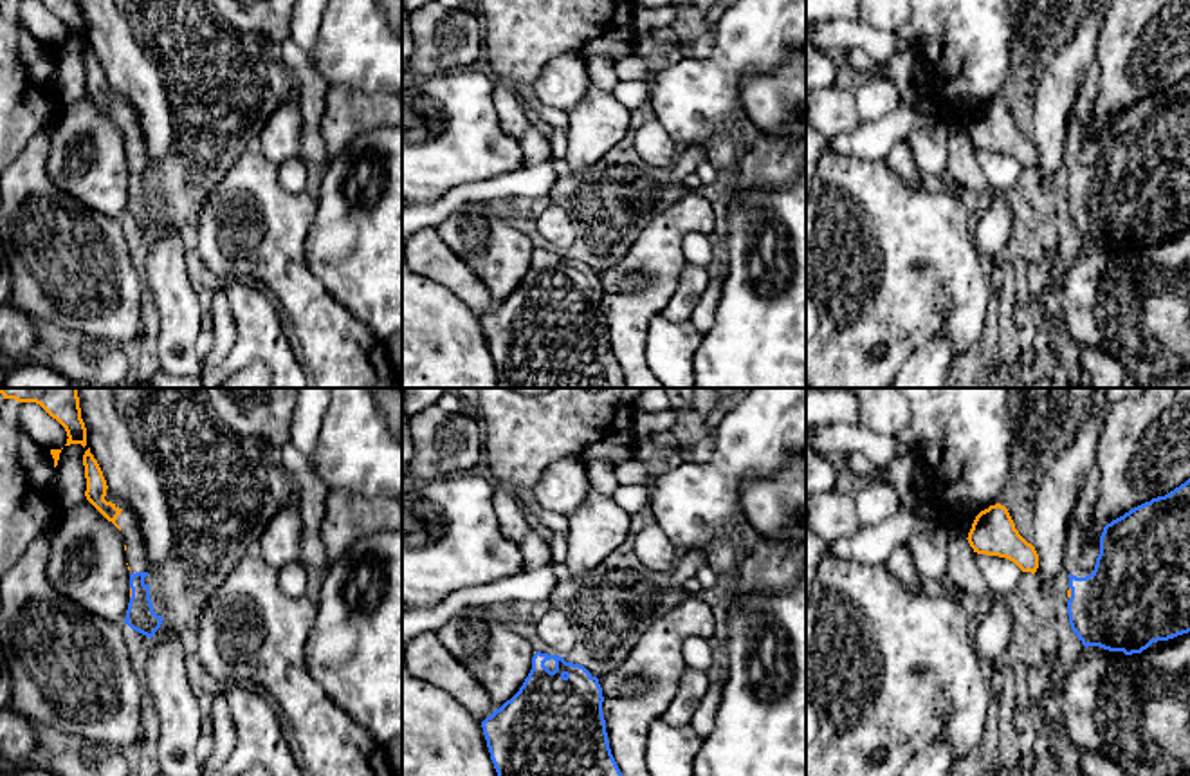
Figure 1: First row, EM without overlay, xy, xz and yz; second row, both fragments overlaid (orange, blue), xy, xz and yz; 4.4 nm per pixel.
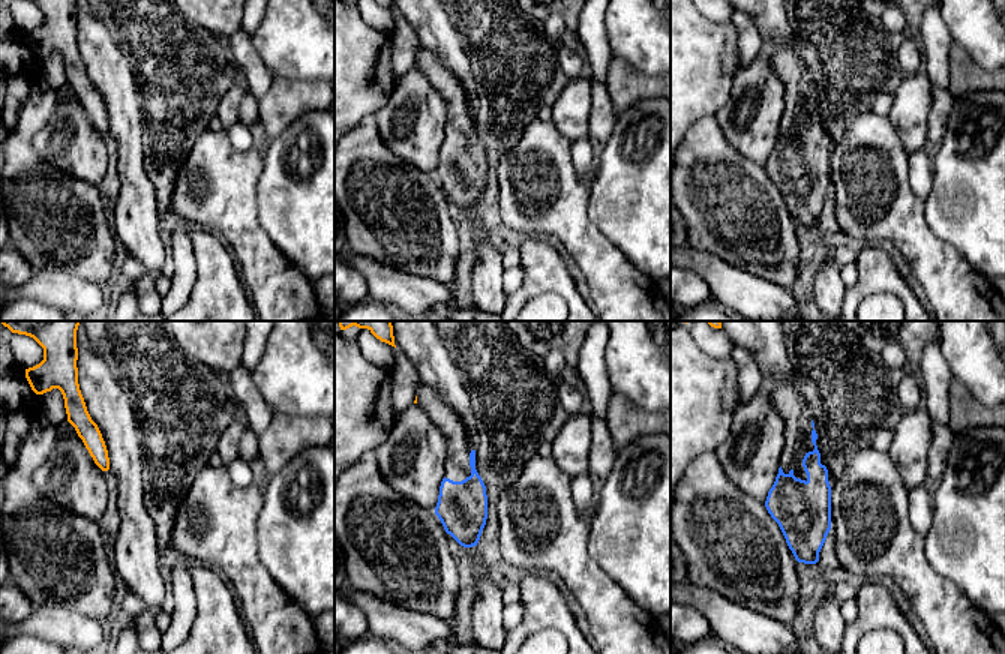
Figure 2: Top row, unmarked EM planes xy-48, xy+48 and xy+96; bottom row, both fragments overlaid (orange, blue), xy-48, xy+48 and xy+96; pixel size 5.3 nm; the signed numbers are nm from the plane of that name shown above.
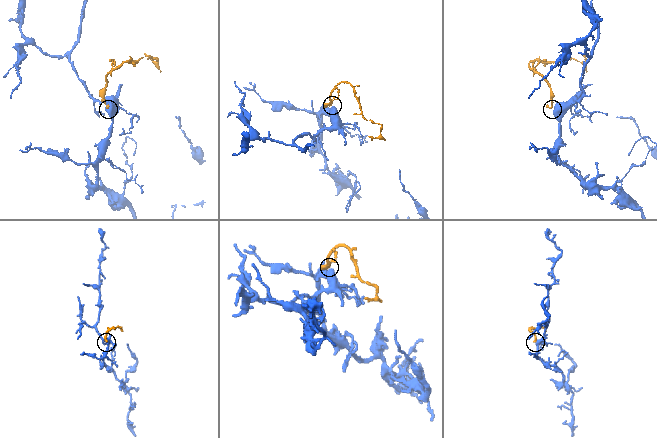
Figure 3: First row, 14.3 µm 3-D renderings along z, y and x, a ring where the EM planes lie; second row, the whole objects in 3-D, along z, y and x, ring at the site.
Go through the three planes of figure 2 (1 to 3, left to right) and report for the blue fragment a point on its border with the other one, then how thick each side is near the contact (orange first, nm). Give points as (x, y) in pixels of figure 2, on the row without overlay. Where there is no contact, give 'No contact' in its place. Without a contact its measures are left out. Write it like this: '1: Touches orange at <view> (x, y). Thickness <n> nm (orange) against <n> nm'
1: No contact
2: No contact
3: No contact

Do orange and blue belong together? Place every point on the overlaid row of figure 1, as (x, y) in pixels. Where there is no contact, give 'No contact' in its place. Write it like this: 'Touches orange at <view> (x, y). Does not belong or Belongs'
Touches orange at xy (130, 592). Belongs

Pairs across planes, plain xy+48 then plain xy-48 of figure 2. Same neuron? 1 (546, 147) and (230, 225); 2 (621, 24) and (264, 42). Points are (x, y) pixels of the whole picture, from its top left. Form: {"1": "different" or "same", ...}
{"1": "same", "2": "same"}

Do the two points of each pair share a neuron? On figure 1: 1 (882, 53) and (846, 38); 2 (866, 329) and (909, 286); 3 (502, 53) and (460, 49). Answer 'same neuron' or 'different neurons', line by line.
1: same neuron
2: same neuron
3: different neurons

